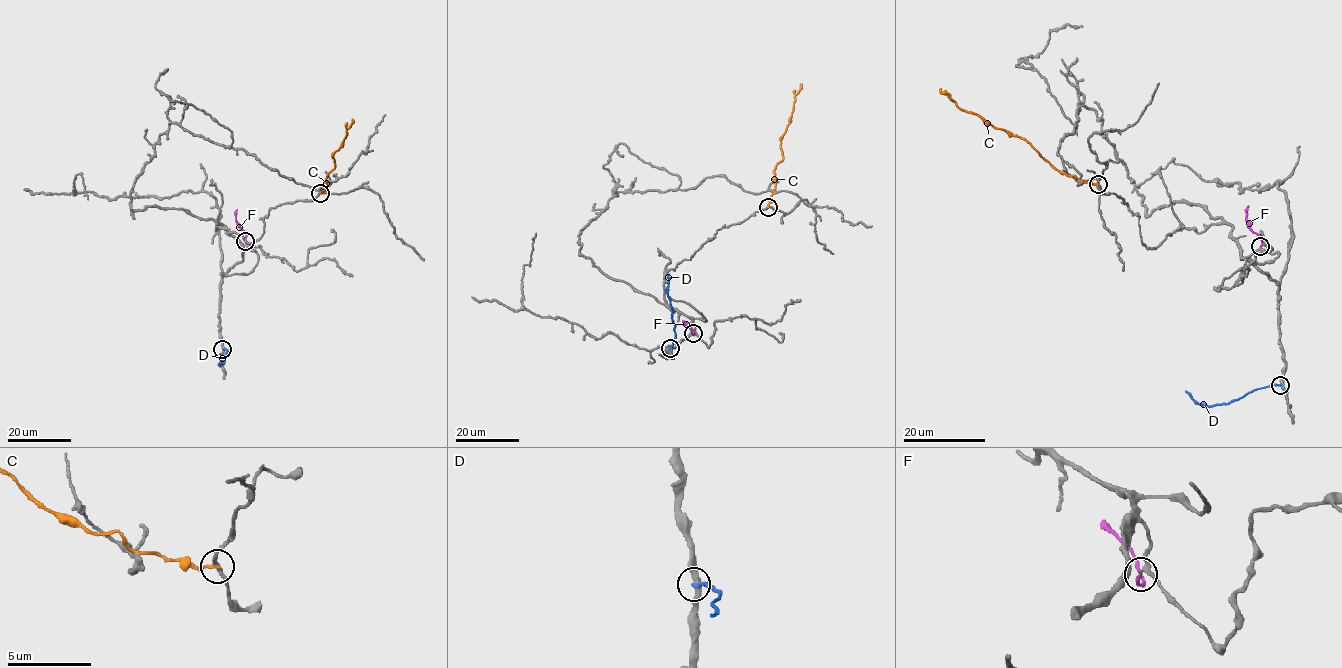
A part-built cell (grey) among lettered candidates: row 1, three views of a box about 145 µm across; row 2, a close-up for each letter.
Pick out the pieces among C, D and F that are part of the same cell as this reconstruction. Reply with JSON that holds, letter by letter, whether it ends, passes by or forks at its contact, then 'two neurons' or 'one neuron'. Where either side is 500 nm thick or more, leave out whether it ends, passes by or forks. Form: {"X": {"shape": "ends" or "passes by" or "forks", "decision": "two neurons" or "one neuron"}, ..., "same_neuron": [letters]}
{"C": {"shape": "ends", "decision": "two neurons"}, "D": {"shape": "ends", "decision": "two neurons"}, "F": {"shape": "ends", "decision": "one neuron"}, "same_neuron": ["F"]}

